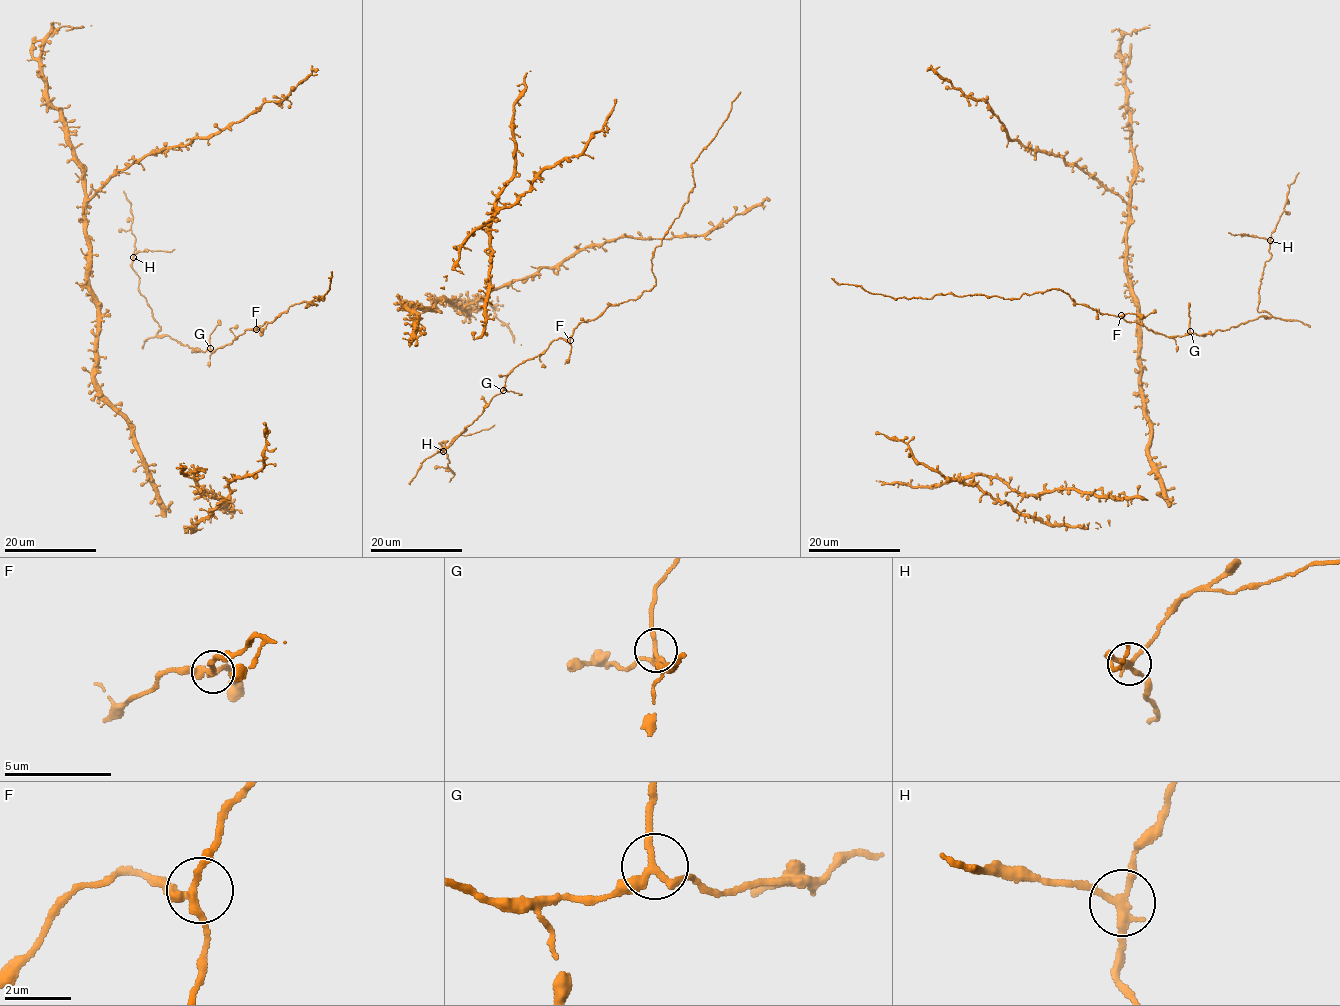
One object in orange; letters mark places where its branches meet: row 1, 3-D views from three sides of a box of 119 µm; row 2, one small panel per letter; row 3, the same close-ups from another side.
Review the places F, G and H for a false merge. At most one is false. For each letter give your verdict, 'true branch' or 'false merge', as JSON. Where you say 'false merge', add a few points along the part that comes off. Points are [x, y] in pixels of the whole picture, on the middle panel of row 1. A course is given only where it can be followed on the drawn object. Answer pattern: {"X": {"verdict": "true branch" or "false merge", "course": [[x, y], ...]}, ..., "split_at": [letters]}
{"F": {"verdict": "true branch"}, "G": {"verdict": "true branch"}, "H": {"verdict": "false merge", "course": [[444, 451], [458, 435], [466, 436], [495, 424]]}, "split_at": ["H"]}

